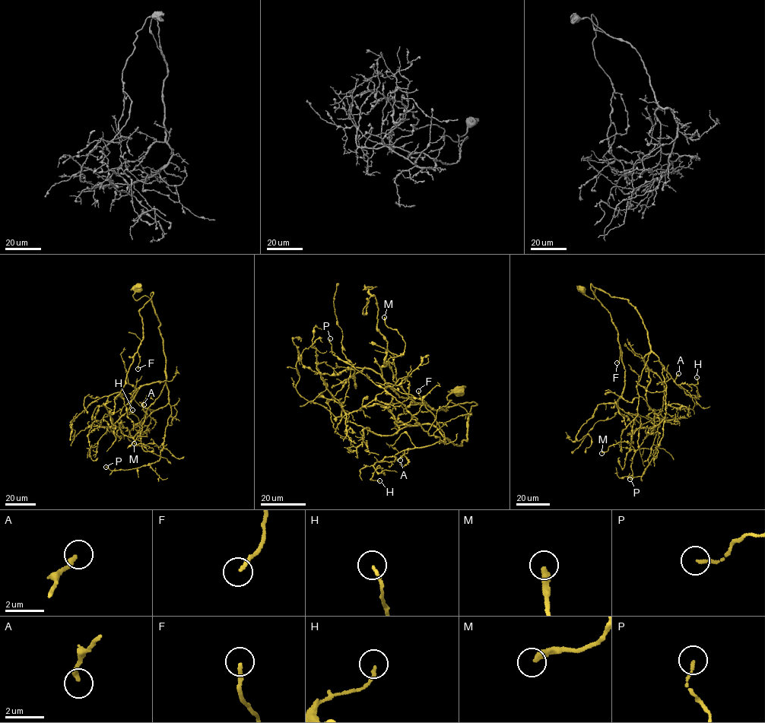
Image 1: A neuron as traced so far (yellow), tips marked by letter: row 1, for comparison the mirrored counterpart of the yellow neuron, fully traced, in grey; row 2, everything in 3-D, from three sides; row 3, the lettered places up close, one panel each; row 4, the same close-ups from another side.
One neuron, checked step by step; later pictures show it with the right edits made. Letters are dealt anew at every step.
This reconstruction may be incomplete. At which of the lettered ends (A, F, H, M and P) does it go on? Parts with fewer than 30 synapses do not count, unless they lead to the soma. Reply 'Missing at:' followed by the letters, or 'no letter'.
Missing at: no letter

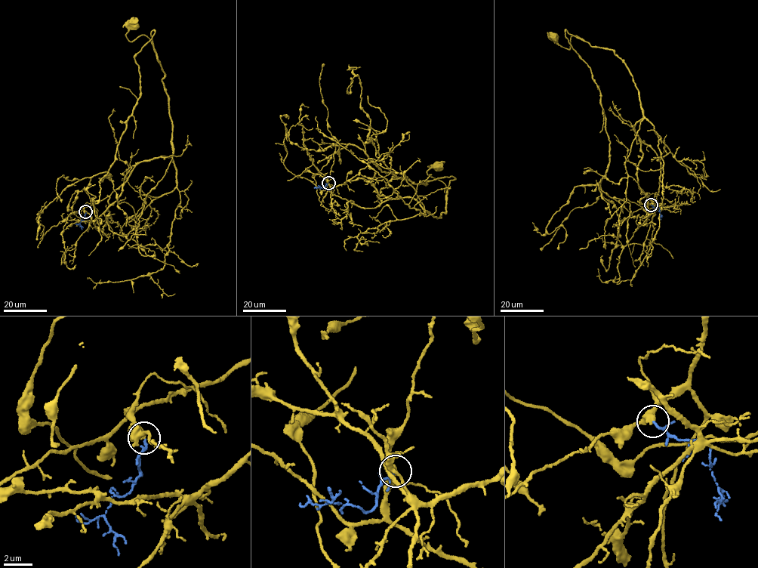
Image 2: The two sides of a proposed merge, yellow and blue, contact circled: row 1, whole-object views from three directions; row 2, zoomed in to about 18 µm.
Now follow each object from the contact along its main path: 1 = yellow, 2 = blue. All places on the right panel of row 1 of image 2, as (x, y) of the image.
1: (651, 204), (660, 166), (635, 132), (642, 109), (626, 63), (577, 36), (566, 49), (554, 36)
2: (651, 204), (659, 208), (661, 219)

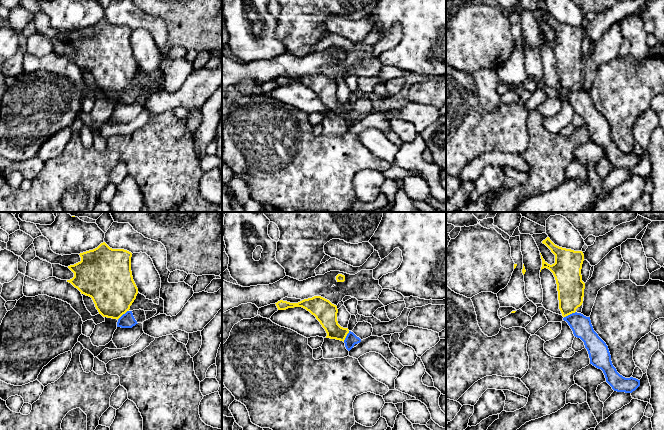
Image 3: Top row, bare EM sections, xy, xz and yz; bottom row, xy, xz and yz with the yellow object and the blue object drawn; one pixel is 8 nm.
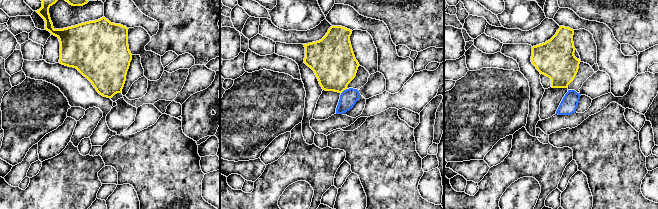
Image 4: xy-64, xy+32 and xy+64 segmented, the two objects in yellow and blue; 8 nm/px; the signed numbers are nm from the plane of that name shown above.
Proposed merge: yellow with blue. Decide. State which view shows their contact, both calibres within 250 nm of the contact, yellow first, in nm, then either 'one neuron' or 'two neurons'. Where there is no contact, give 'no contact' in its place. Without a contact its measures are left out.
yz | 220/160 nm | two neurons

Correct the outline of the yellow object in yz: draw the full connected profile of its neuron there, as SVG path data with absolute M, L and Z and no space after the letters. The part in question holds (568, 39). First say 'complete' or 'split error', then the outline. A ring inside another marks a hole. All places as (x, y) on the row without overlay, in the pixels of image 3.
complete | M549 13L542 17L555 31L555 39L550 41L542 33L542 43L549 45L556 56L559 85L563 93L576 88L583 79L585 59L581 45L584 37L582 27L574 27L555 21Z

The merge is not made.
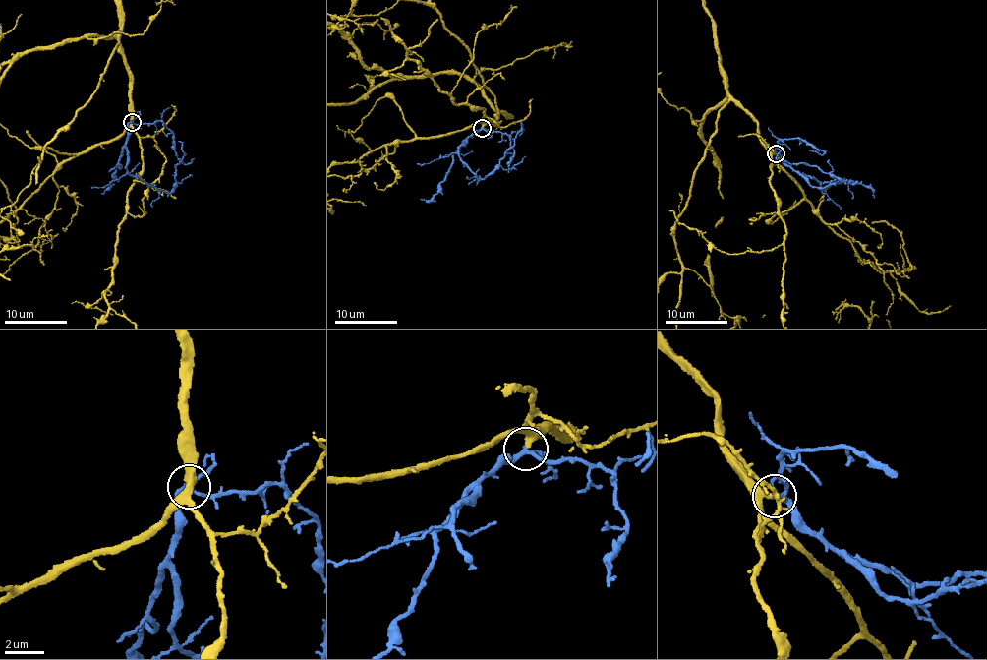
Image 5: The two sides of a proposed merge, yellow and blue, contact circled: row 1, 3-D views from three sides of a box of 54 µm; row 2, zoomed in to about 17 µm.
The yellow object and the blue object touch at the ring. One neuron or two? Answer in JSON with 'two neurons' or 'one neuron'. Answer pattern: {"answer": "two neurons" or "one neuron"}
{"answer": "one neuron"}

